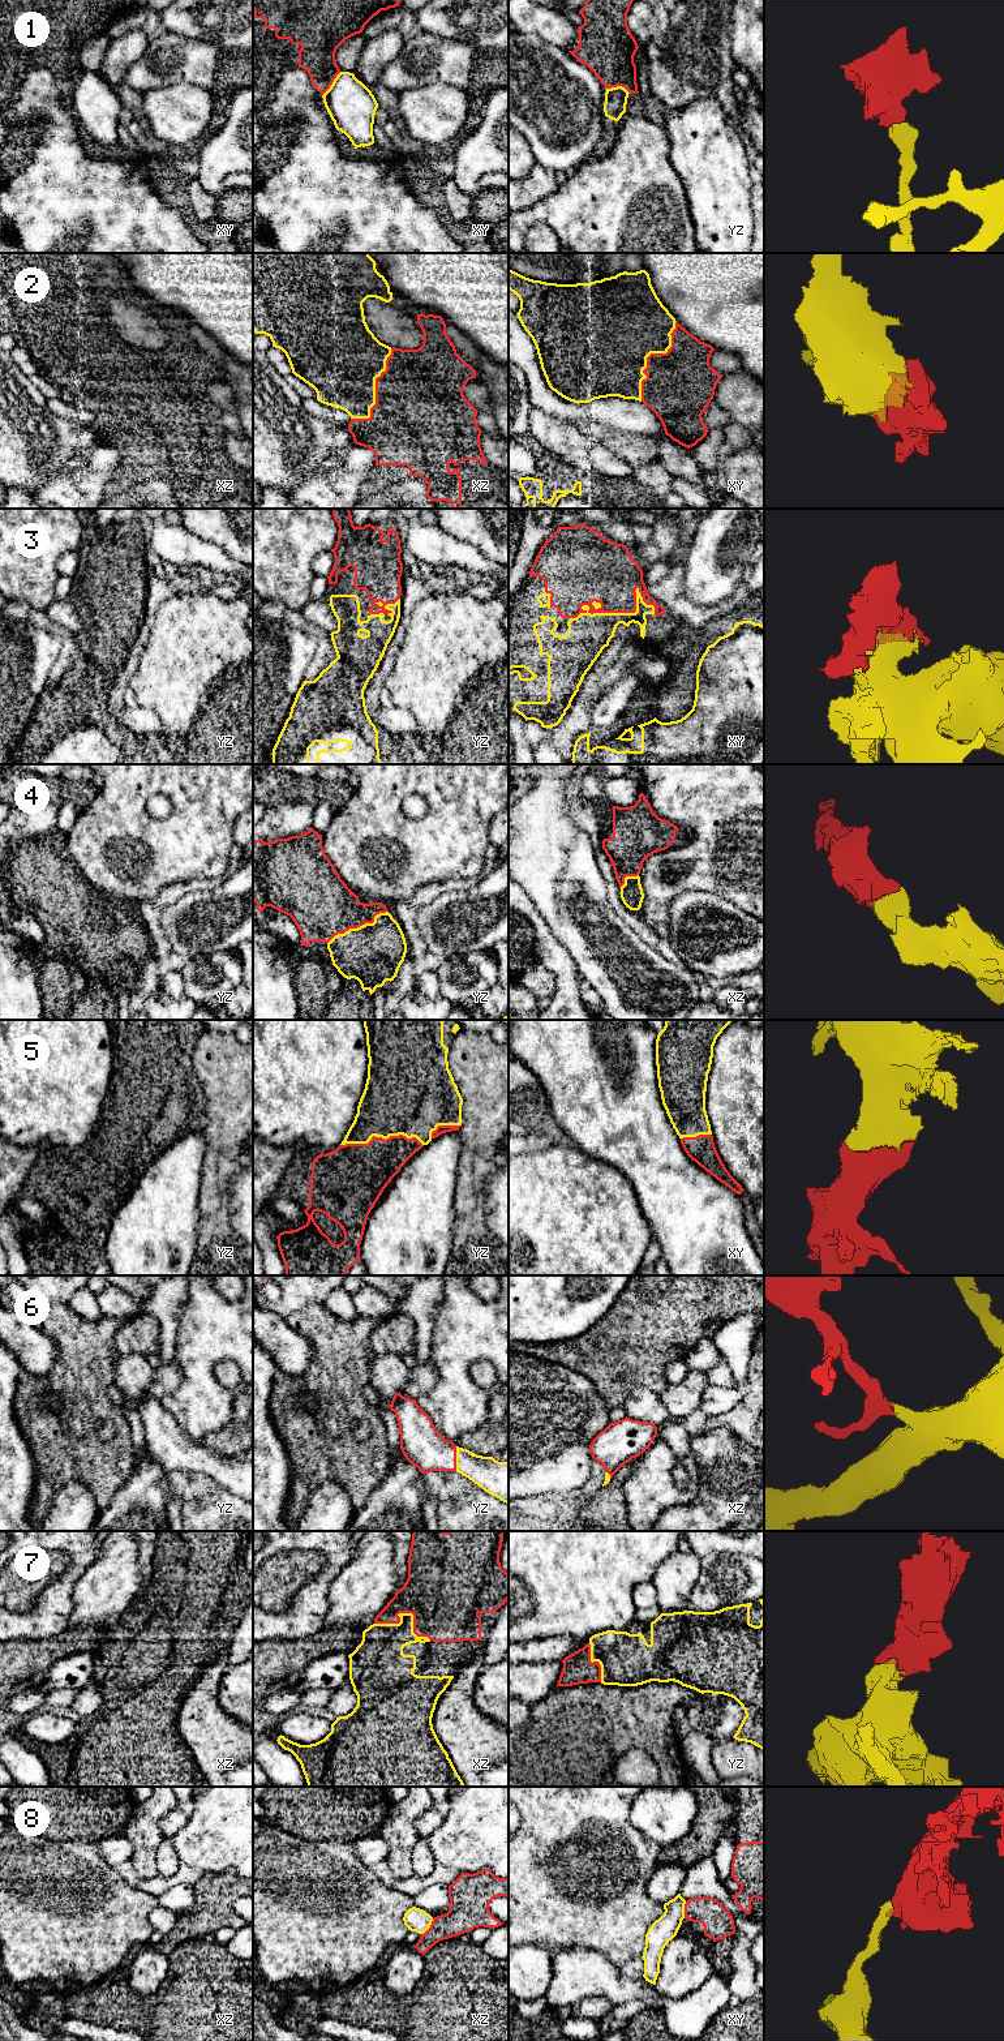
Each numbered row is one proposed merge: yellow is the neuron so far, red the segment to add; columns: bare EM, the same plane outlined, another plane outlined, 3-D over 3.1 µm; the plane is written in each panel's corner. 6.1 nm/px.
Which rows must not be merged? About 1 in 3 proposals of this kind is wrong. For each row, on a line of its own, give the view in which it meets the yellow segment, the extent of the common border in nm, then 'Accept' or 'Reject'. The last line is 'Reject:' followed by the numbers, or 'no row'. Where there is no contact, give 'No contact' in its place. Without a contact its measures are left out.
1: Touches yellow in xy. Shared border 190 nm. Reject
2: Touches yellow in xy. Shared border 550 nm. Accept
3: Touches yellow in xy. Shared border 400 nm. Accept
4: Touches yellow in yz. Shared border 420 nm. Accept
5: Touches yellow in yz. Shared border 500 nm. Accept
6: Touches yellow in yz. Shared border 150 nm. Accept
7: Touches yellow in xz. Shared border 360 nm. Accept
8: Touches yellow in xz. Shared border 130 nm. Reject
Reject: 1, 8

